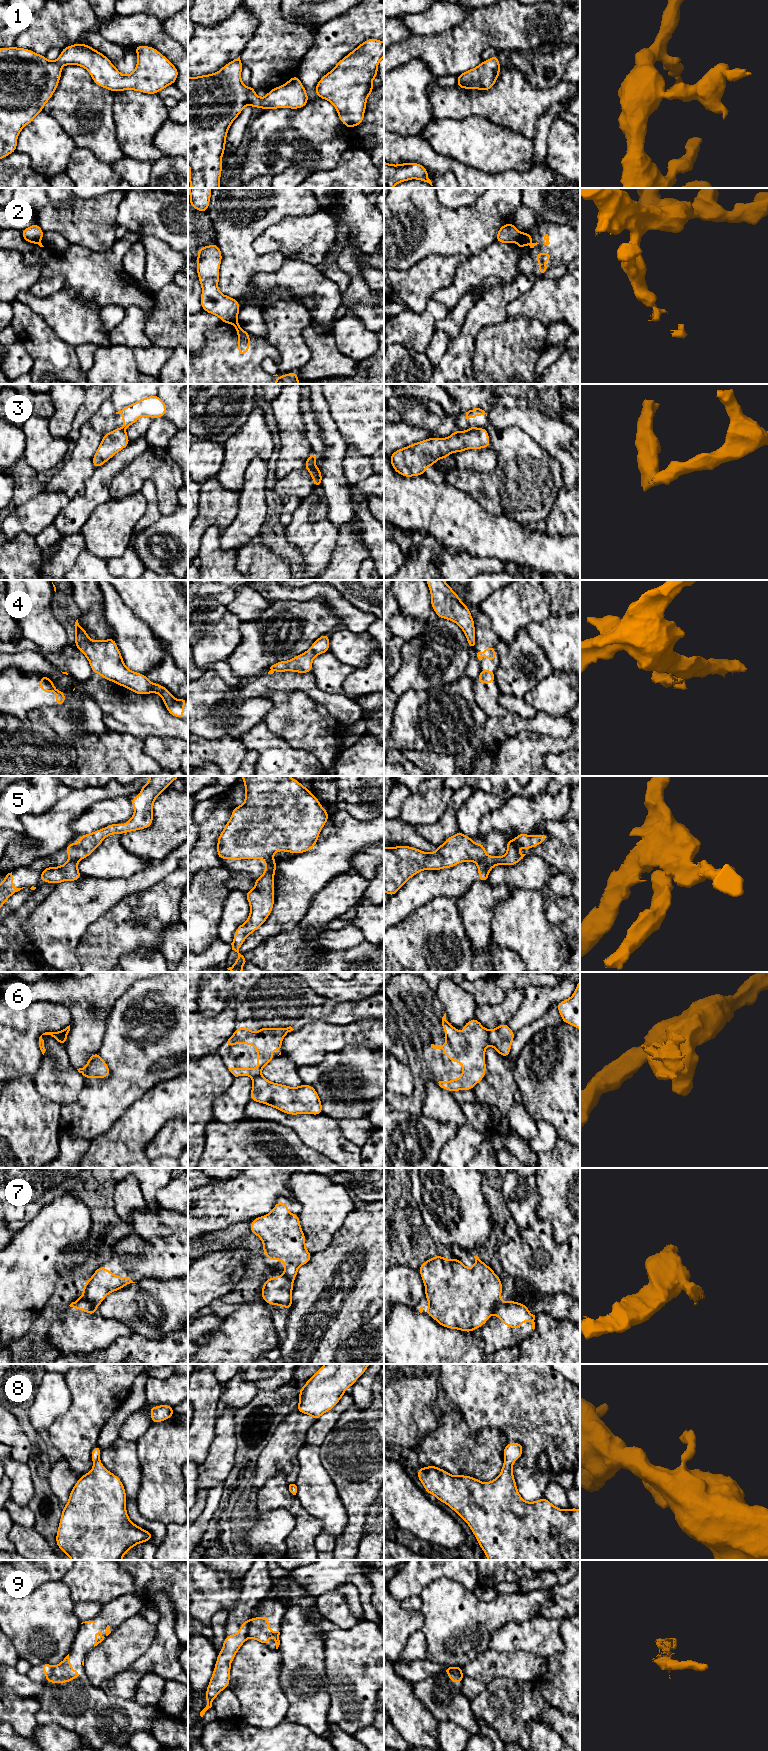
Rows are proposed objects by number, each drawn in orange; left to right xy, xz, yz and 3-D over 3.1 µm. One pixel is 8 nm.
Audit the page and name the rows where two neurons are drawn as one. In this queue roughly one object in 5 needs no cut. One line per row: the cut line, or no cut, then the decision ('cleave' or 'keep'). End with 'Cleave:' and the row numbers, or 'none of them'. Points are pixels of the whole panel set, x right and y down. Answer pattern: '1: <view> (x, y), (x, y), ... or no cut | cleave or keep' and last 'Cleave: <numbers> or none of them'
1: no cut | keep
2: yz (522, 234), (518, 240) | cleave
3: xy (121, 428), (124, 430) | cleave
4: yz (475, 640), (474, 645) | cleave
5: yz (487, 856), (477, 863) | cleave
6: xy (59, 1031), (60, 1041), (63, 1044) | cleave
7: xy (82, 1295), (96, 1309) | cleave
8: no cut | keep
9: xz (249, 1620), (248, 1637) | cleave
Cleave: 2, 3, 4, 5, 6, 7, 9

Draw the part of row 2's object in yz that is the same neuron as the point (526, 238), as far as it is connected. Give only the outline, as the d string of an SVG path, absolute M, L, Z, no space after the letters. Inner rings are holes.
M525 232L522 234L521 238L518 240L517 247L519 250L521 250L526 244L530 246L530 248L534 248L535 245L539 243L532 243L533 236L529 234L528 232Z

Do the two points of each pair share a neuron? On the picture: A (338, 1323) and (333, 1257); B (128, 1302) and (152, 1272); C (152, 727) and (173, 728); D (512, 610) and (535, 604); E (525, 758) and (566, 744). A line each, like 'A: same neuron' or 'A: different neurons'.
A: same neuron
B: different neurons
C: same neuron
D: same neuron
E: same neuron

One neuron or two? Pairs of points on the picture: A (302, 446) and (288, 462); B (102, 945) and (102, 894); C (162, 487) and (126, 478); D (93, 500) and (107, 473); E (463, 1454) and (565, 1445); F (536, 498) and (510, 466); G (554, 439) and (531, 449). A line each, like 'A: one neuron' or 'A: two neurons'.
A: one neuron
B: two neurons
C: one neuron
D: one neuron
E: two neurons
F: one neuron
G: two neurons

